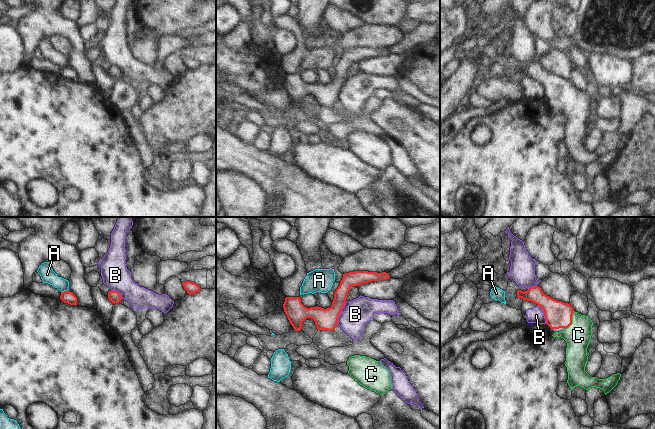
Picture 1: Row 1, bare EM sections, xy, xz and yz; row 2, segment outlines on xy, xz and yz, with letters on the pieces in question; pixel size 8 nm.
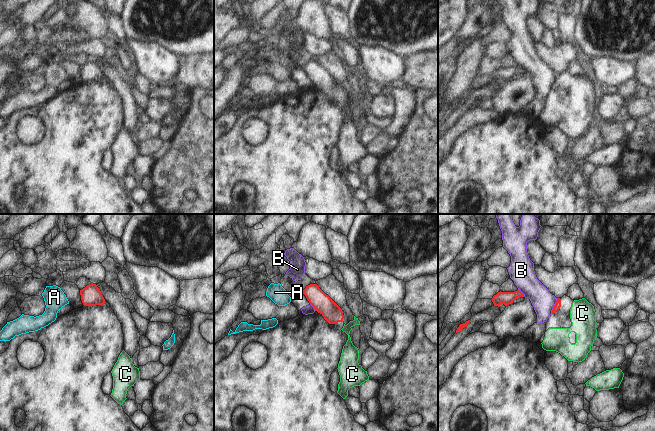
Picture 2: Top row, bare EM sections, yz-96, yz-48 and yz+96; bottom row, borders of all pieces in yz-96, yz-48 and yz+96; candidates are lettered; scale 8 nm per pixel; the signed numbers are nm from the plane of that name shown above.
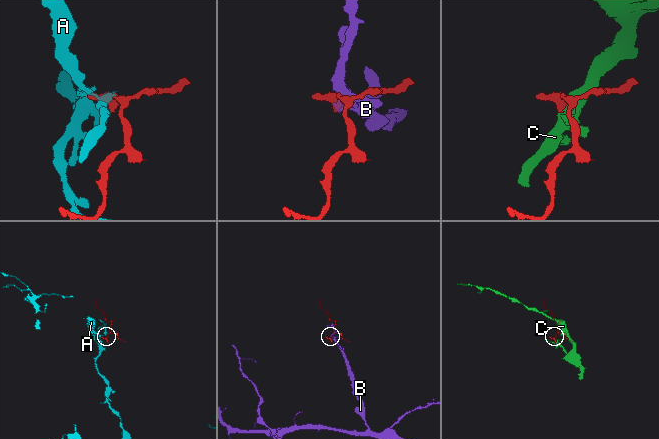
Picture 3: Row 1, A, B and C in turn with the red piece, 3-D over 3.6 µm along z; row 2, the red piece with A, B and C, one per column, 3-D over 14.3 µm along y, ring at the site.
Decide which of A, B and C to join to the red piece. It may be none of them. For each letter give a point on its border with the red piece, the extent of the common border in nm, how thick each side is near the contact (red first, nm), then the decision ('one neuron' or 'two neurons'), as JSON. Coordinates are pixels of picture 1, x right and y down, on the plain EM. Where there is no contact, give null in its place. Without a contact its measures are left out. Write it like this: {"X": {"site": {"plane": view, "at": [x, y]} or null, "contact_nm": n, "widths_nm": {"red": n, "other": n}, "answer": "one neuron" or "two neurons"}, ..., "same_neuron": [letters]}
{"A": {"site": {"plane": "xy", "at": [64, 67]}, "contact_nm": 70, "widths_nm": {"red": 100, "other": 120}, "answer": "two neurons"}, "B": {"site": {"plane": "xz", "at": [340, 88]}, "contact_nm": 200, "widths_nm": {"red": 180, "other": 220}, "answer": "two neurons"}, "C": {"site": {"plane": "yz", "at": [571, 96]}, "contact_nm": 160, "widths_nm": {"red": 220, "other": 200}, "answer": "one neuron"}, "same_neuron": ["C"]}

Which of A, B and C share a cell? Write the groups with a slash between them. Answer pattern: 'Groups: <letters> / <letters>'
Groups: A / B / C

